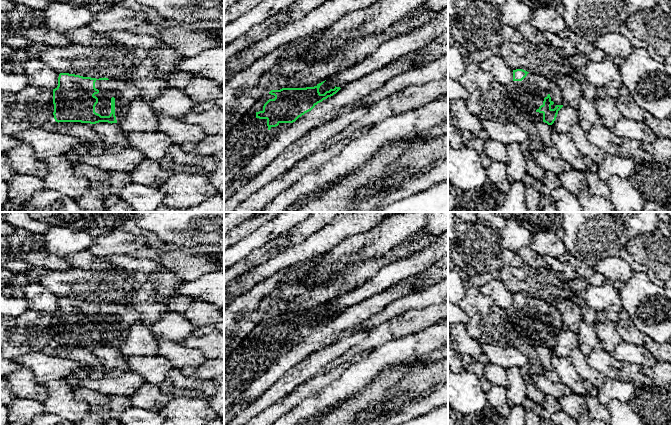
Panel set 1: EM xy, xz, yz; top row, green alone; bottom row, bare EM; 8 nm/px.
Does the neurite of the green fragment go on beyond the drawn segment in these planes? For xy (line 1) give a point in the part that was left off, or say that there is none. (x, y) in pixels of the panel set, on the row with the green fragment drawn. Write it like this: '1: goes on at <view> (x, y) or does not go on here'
1: goes on at xy (124, 91)

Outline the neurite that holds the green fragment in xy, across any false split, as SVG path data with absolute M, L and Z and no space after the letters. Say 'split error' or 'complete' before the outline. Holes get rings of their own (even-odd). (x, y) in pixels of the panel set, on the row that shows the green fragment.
split error; M60 73L58 86L53 89L54 119L56 122L81 122L96 124L99 122L120 123L134 99L142 91L130 80L91 78L80 75Z

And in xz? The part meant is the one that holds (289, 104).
split error; M324 82L314 87L271 90L248 109L247 113L224 139L224 186L230 183L242 168L248 165L253 156L261 152L280 133L286 131L299 117L341 89L335 86L334 89L321 94L319 88Z

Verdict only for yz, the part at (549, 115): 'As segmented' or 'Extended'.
Extended

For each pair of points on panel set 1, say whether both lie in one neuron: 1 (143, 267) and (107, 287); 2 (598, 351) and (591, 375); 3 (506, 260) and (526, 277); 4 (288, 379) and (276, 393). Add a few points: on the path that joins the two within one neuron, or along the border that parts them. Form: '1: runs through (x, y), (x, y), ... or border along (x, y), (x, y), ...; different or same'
1: border along (115, 266), (141, 275); different
2: border along (586, 356), (586, 361), (606, 377); different
3: border along (524, 263), (520, 266), (501, 266), (497, 270); different
4: runs through (287, 382), (279, 390); same

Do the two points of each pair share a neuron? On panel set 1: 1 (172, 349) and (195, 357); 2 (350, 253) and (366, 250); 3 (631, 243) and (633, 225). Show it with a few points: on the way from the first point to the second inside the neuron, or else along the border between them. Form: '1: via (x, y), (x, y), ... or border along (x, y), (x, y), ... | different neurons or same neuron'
1: via (178, 355), (189, 357) | same neuron
2: via (354, 250), (362, 250) | same neuron
3: border along (642, 235), (631, 237) | different neurons

